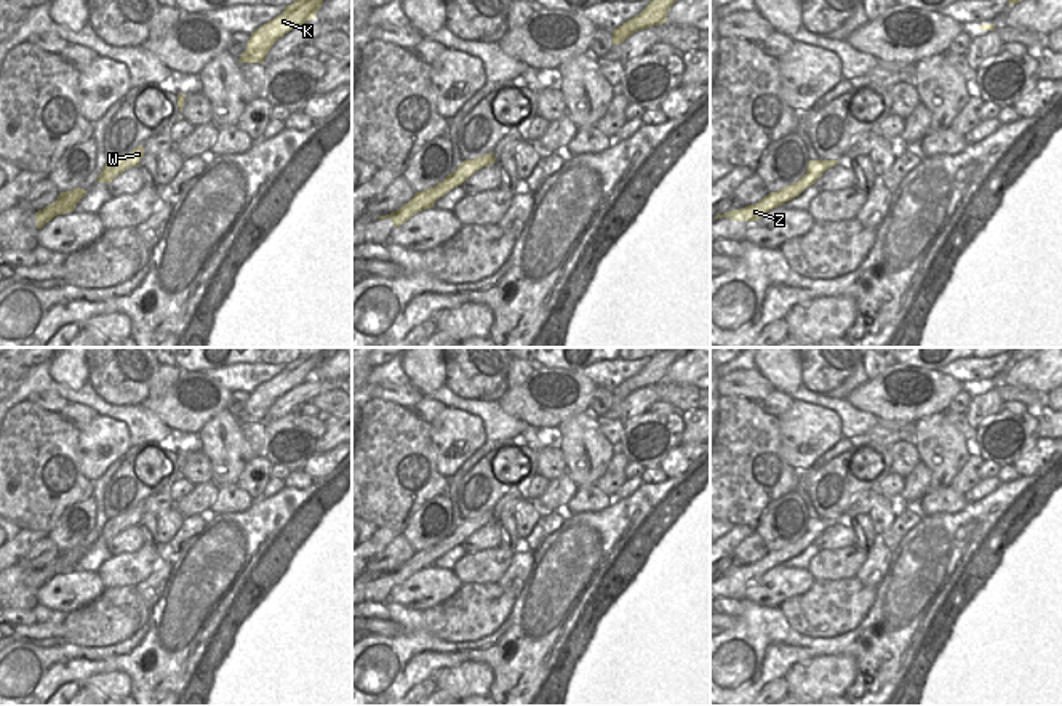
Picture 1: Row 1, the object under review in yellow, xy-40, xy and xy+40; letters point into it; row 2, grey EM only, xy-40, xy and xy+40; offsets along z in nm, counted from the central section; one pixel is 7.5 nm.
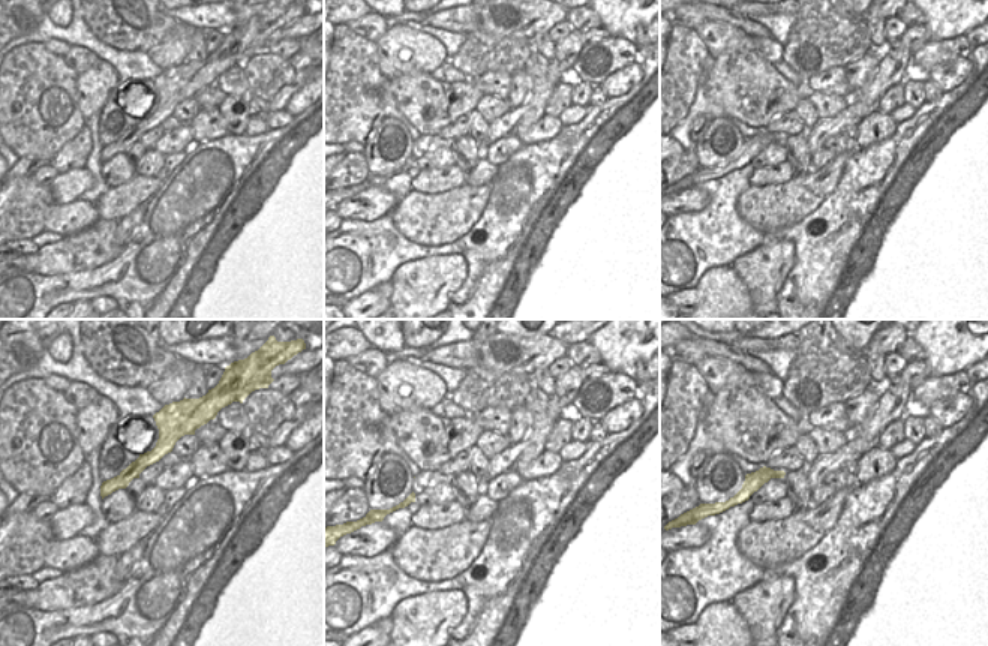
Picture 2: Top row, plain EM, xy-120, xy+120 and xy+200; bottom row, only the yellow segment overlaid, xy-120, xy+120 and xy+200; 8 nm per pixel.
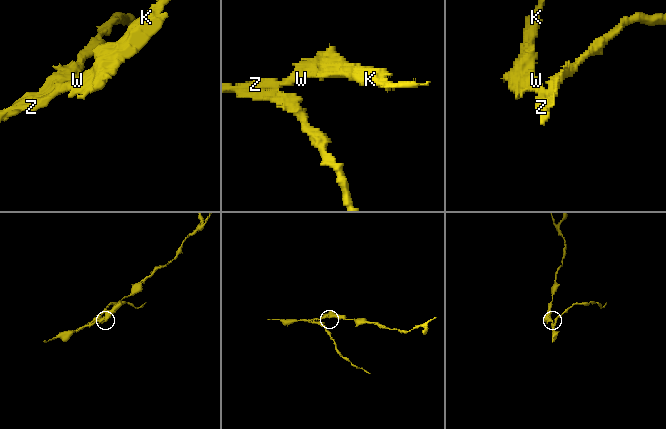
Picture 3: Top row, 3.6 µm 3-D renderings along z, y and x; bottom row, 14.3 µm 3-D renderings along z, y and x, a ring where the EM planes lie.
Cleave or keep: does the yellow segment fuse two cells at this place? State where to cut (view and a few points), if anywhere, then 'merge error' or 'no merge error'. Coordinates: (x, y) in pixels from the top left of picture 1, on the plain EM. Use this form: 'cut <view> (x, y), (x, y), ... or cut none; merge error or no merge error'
cut xy (442, 541), (450, 548); merge error

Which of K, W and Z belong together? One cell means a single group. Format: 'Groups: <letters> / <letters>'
Groups: K W / Z

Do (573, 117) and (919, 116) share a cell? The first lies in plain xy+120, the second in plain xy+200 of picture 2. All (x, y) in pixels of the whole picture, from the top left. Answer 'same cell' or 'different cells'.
different cells

